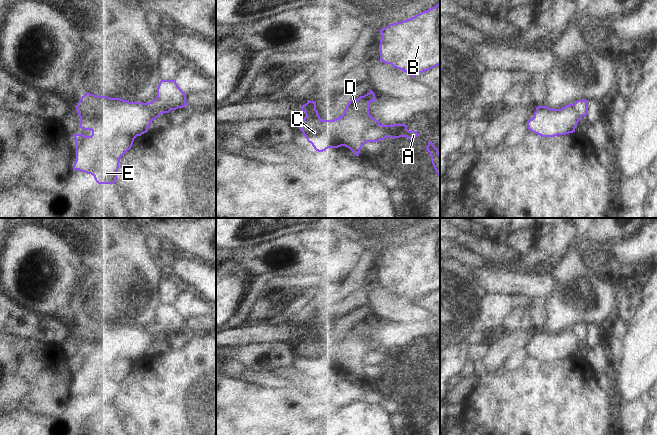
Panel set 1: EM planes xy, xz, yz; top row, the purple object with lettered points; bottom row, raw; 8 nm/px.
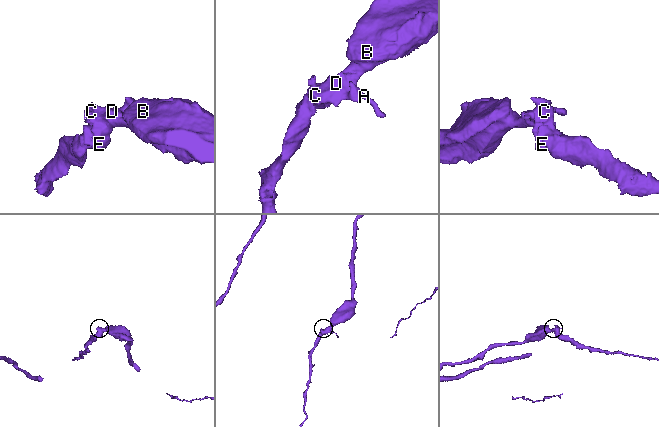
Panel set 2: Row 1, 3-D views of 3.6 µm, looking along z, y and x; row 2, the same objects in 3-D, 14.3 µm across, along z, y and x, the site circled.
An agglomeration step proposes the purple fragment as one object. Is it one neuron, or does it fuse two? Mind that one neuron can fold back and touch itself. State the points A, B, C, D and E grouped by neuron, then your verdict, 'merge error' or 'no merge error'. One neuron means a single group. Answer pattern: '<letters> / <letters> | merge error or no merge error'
A / B C D E | merge error

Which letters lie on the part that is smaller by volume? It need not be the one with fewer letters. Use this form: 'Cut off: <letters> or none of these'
Cut off: A

